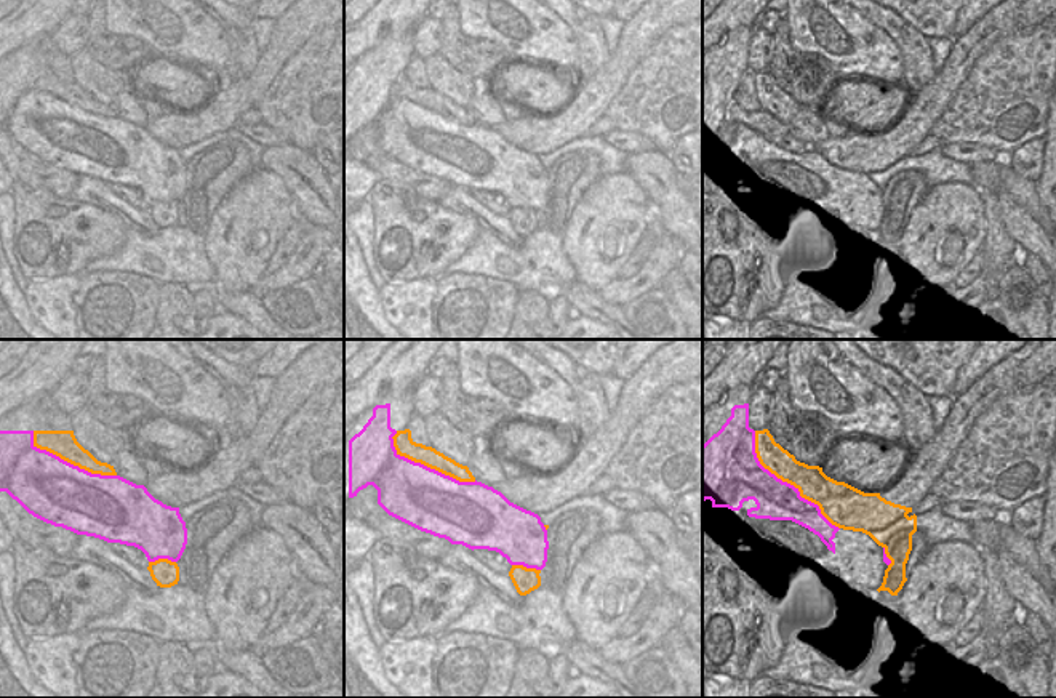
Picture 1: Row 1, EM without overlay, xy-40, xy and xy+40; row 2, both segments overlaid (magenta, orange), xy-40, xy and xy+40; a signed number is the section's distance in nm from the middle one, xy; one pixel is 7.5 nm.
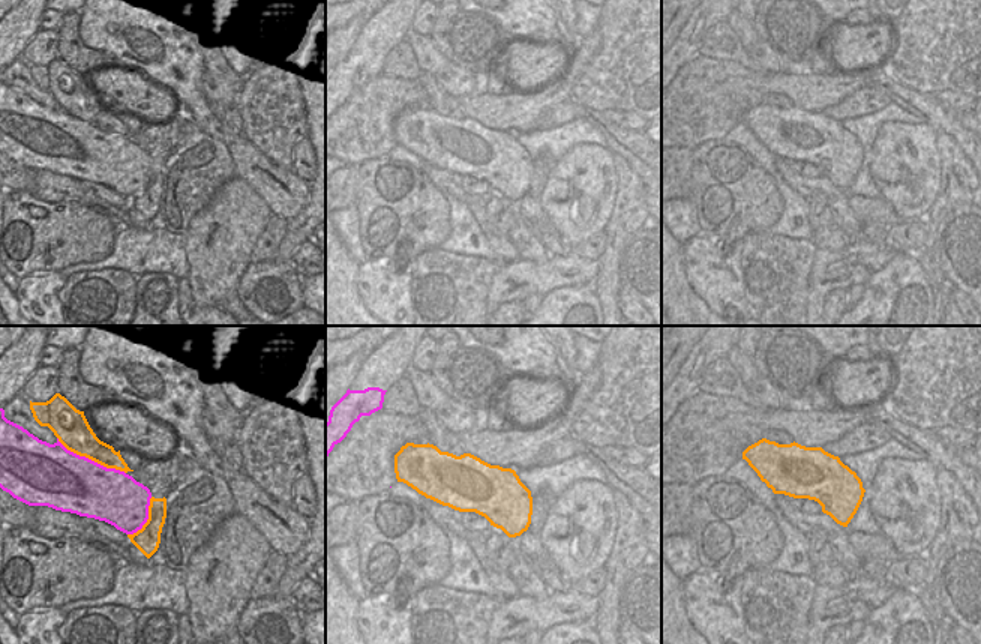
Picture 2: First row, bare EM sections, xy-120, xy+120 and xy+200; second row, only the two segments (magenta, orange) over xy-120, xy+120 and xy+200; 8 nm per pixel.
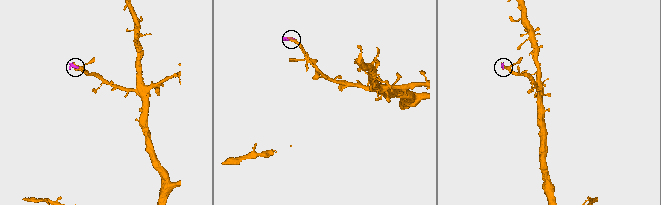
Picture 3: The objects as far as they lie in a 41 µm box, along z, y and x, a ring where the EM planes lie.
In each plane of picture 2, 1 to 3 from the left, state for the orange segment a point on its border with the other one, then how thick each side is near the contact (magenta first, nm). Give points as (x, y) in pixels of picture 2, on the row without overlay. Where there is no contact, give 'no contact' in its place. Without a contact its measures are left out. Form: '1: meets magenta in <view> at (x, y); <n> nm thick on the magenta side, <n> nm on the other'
1: meets magenta in xy-120 at (90, 123); 460 nm thick on the magenta side, 260 nm on the other
2: no contact
3: no contact

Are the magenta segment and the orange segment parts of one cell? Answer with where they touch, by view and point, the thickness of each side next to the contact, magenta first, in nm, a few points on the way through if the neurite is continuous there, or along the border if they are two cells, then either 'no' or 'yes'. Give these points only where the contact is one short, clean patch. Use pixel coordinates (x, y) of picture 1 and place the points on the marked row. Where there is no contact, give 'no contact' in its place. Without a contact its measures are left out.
contact xy+40 (786, 482); calibres 300 and 240 nm; yes

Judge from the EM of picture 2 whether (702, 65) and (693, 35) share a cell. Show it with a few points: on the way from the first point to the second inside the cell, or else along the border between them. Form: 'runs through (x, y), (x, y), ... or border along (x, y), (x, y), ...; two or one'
border along (699, 54), (692, 57), (677, 72); two

